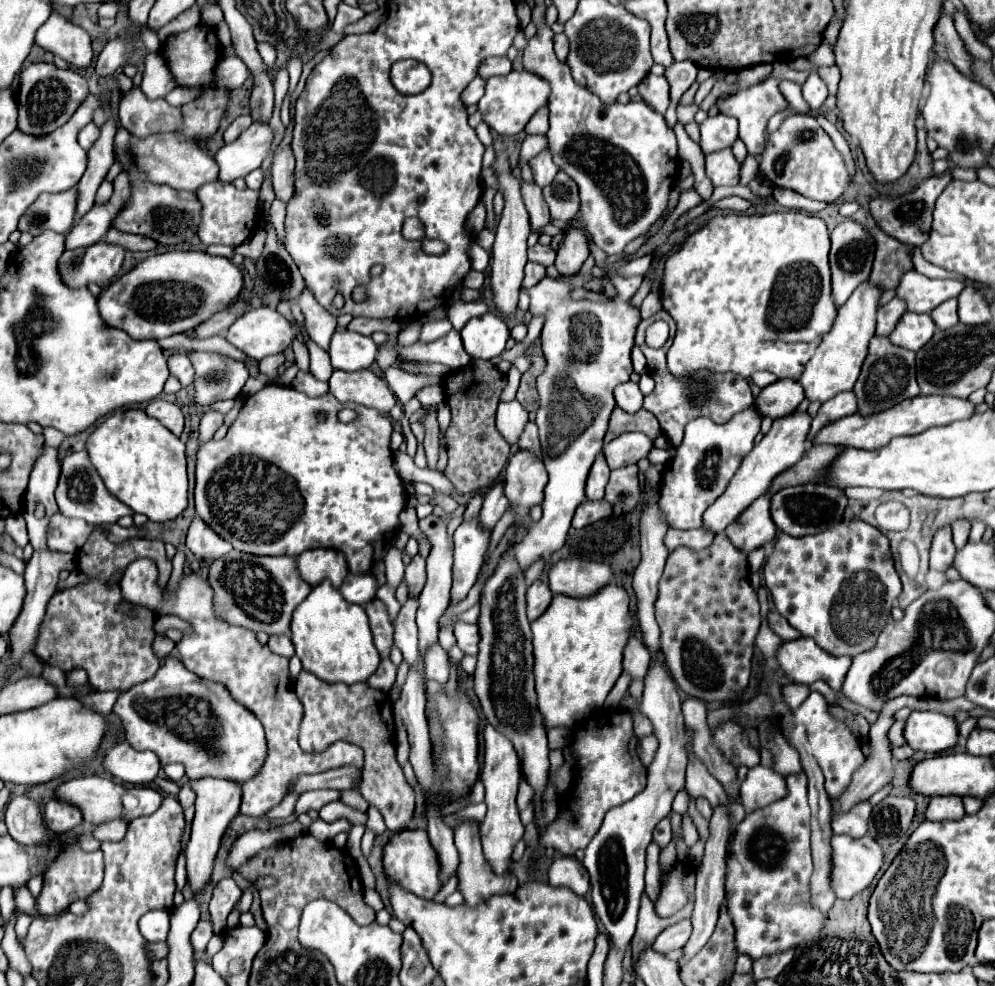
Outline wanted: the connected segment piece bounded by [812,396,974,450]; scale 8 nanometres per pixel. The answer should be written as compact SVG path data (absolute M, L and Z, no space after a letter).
M918 396L904 400L884 412L862 416L862 414L852 414L844 416L836 422L826 424L820 428L820 432L814 436L812 444L832 444L832 446L852 446L852 448L862 448L862 450L876 450L882 448L890 442L894 436L914 436L920 434L932 426L946 426L956 420L970 418L974 414L974 404L962 398L950 398L950 396Z

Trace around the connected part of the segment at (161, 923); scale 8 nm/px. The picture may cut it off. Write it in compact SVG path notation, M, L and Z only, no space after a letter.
M152 910L140 918L140 932L148 942L164 942L170 930L170 912Z

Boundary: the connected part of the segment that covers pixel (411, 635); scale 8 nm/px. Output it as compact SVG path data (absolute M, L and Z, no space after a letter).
M410 600L400 608L398 620L396 620L396 632L394 632L394 642L402 650L404 660L412 666L418 660L418 630L414 622L416 614L416 600Z

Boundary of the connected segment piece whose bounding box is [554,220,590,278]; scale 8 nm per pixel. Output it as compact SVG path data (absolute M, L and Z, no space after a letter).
M574 220L574 228L570 228L566 232L566 238L558 248L558 258L556 258L554 266L560 272L560 276L564 276L564 278L574 276L574 274L578 274L578 270L586 262L588 254L590 252L588 252L586 232L584 232L582 224Z

